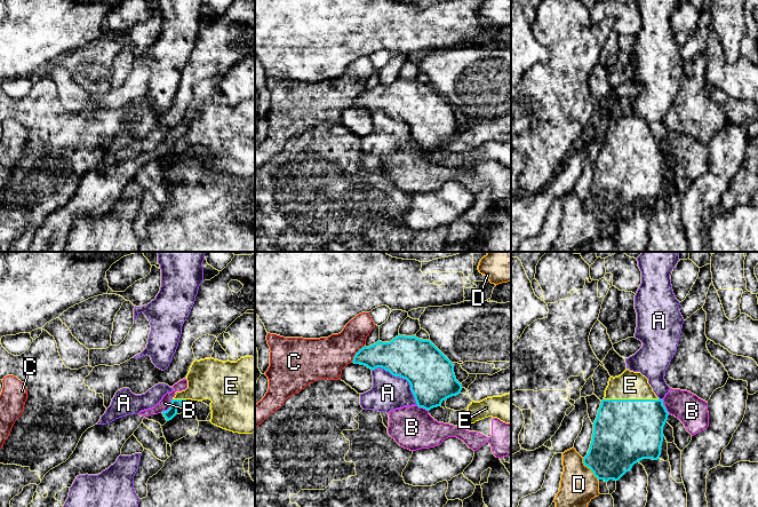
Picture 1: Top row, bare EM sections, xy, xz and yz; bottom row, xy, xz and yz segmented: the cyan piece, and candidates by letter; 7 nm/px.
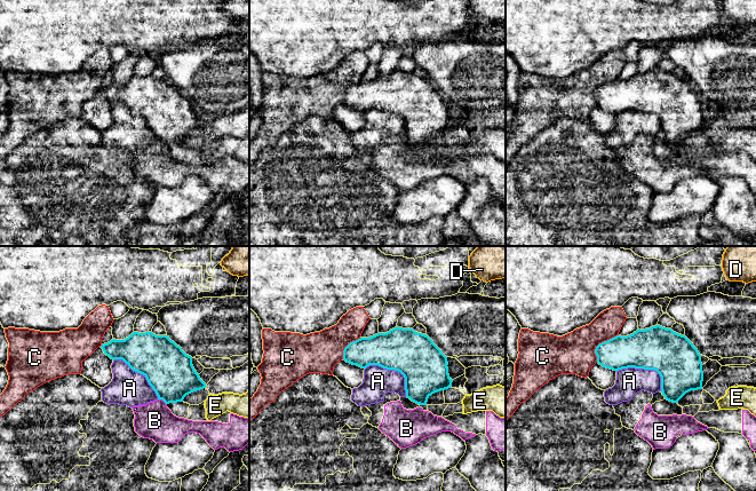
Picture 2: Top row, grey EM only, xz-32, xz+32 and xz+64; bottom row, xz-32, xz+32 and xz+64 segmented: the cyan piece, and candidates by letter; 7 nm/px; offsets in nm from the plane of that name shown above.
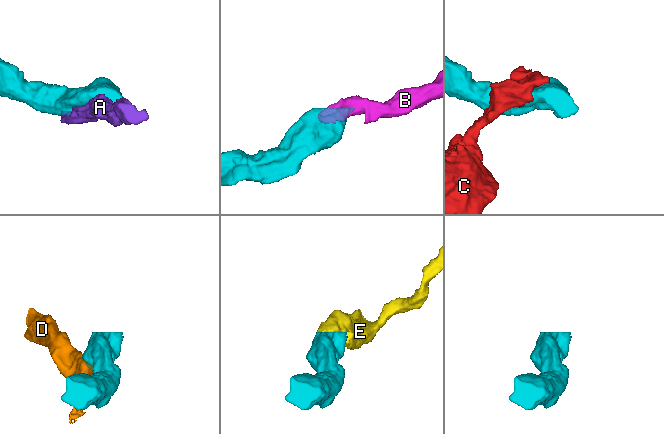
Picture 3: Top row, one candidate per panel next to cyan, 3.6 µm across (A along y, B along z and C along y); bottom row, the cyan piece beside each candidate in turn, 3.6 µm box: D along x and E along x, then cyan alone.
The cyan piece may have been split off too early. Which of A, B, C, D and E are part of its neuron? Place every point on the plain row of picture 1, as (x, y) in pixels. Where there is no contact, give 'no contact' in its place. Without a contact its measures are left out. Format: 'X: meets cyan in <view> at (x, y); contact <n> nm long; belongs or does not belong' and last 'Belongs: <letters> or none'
A: meets cyan in xz at (401, 120); contact 400 nm long; does not belong
B: meets cyan in xy at (170, 150); contact 120 nm long; does not belong
C: meets cyan in xz at (356, 97); contact 160 nm long; does not belong
D: meets cyan in yz at (590, 212); contact 200 nm long; does not belong
E: meets cyan in yz at (631, 143); contact 400 nm long; belongs
Belongs: E

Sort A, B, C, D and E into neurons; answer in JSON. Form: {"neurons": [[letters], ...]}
{"neurons": [["A"], ["B"], ["C"], ["D"], ["E"]]}

